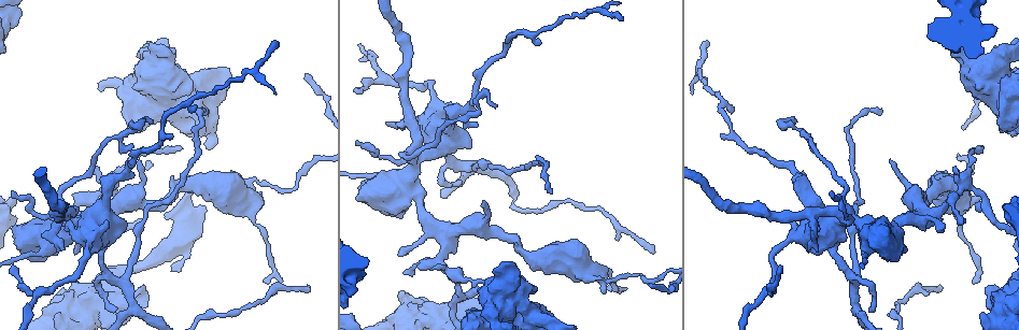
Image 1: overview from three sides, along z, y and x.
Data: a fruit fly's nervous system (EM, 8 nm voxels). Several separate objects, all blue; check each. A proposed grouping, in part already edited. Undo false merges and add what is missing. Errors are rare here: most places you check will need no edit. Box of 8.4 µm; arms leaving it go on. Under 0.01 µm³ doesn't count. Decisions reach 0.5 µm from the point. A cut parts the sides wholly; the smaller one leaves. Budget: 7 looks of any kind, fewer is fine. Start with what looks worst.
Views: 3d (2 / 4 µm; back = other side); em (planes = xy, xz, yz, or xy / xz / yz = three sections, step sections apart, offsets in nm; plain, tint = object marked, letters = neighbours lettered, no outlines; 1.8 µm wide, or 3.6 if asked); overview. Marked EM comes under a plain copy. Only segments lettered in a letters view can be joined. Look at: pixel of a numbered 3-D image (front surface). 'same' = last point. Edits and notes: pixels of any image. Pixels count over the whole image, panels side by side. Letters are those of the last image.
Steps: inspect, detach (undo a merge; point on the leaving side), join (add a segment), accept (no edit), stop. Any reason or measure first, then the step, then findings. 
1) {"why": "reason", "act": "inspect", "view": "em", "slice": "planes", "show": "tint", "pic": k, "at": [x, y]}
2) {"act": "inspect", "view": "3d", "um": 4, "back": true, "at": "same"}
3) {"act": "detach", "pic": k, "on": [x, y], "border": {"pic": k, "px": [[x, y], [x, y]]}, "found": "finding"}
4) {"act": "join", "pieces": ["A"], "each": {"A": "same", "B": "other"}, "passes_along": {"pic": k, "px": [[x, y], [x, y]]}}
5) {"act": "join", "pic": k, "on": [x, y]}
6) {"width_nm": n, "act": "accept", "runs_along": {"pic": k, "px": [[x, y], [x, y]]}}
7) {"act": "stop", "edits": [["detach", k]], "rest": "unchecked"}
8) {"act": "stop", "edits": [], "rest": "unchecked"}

{"why": "abrupt turn", "act": "inspect", "view": "em", "slice": "planes", "show": "letters", "pic": 1, "at": [398, 126]}

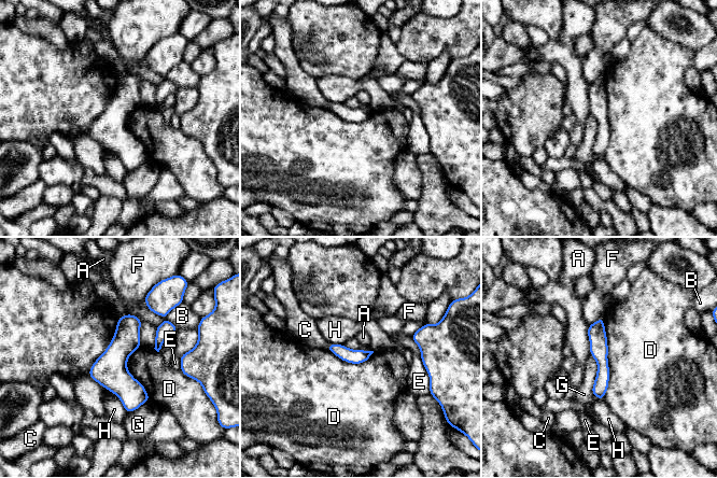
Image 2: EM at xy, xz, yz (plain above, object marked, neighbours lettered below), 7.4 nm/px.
{"width_nm": 110, "act": "accept", "each": {"A": "other", "B": "other", "C": "other", "D": "other", "E": "other", "F": "other", "G": "other", "H": "other"}, "runs_along": {"pic": 2, "px": [[127, 317], [120, 381], [129, 409]]}, "found": "continuous, no second neuron"}

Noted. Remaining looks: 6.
{"why": "arms part here", "act": "inspect", "view": "3d", "um": 4, "pic": 1, "at": [767, 293]}

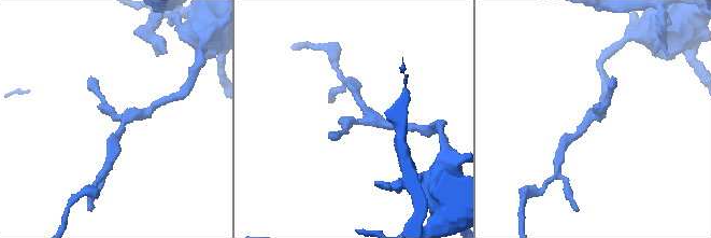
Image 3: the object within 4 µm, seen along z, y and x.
{"why": "now the EM", "act": "inspect", "view": "em", "slice": "planes", "show": "letters", "pic": 3, "at": [593, 116]}

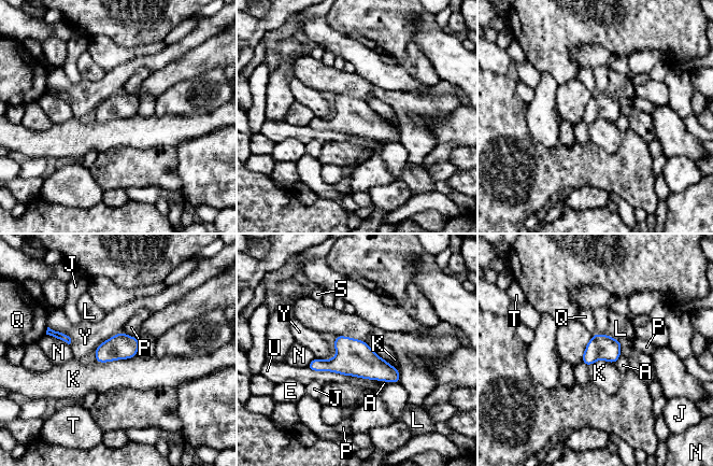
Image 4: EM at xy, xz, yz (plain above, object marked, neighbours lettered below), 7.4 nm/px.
{"act": "accept", "each": {"A": "other", "E": "other", "J": "other", "K": "other", "L": "other", "N": "other", "P": "other", "Q": "other", "S": "other", "T": "other", "U": "other", "Y": "other"}, "found": "all the same neuron"}

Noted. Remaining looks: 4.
{"why": "thin end", "act": "inspect", "view": "em", "slice": "xy", "step": 8, "show": "letters", "pic": 1, "at": [652, 253]}

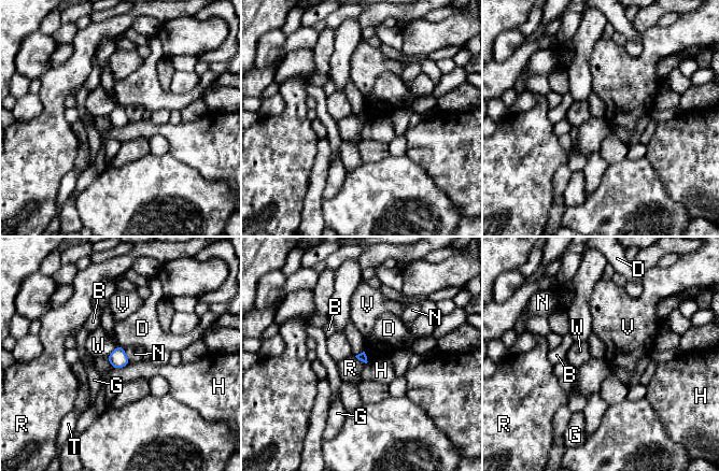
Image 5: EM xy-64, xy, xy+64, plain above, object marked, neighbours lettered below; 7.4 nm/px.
{"why": "another direction", "act": "inspect", "view": "em", "slice": "planes", "show": "letters", "at": "same"}

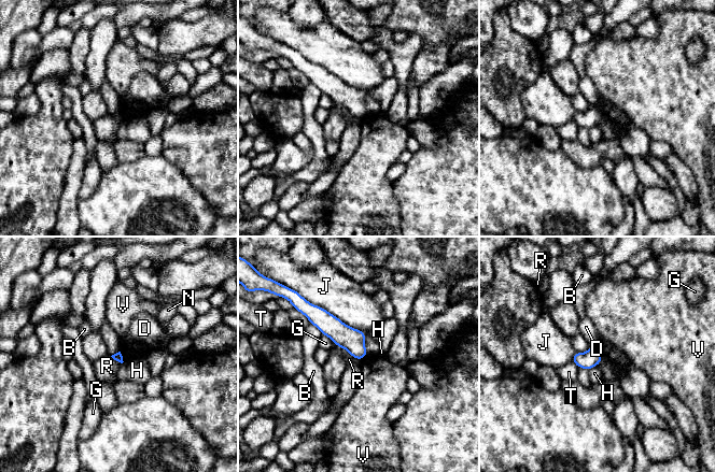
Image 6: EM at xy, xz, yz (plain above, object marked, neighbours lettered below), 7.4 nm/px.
{"act": "accept", "each": {"B": "other", "D": "other", "G": "other", "H": "other", "J": "other", "N": "other", "R": "other", "T": "other", "V": "other"}, "border": {"pic": 6, "px": [[339, 346], [360, 360]]}, "found": "no lettered segment goes on from it"}

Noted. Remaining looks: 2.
{"act": "stop", "edits": [], "rest": "unchecked"}

